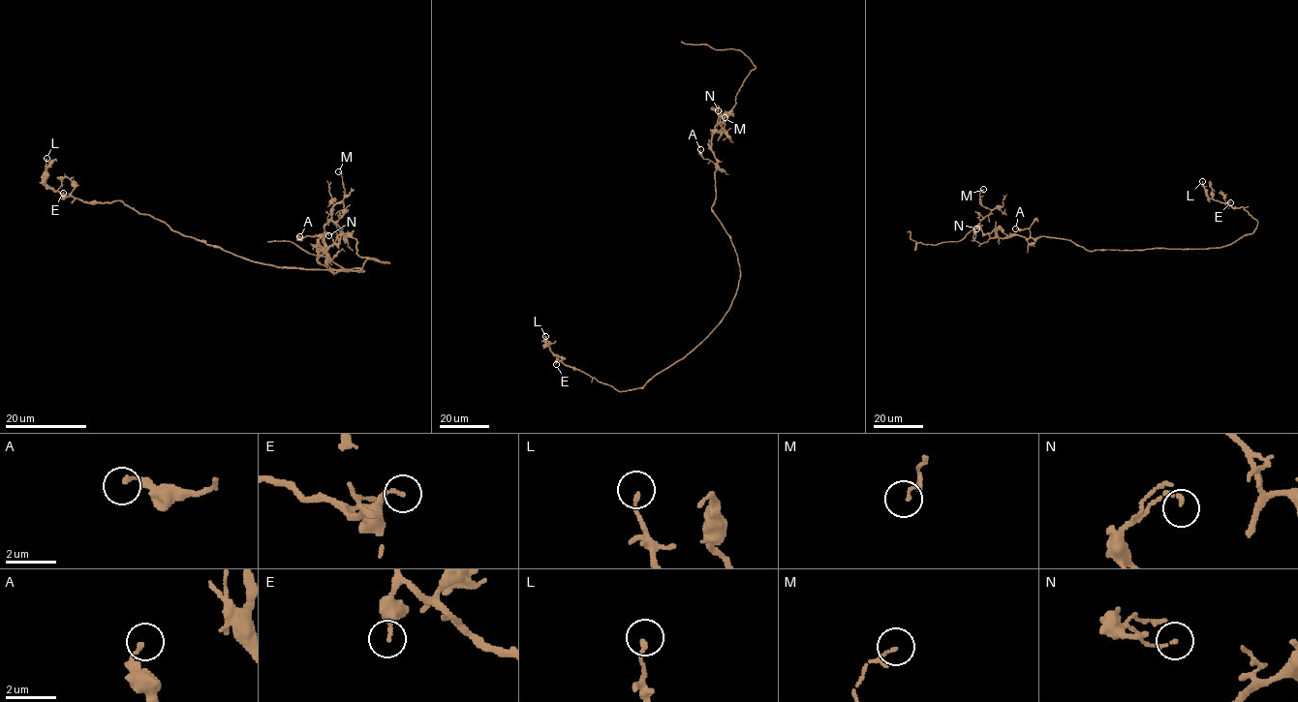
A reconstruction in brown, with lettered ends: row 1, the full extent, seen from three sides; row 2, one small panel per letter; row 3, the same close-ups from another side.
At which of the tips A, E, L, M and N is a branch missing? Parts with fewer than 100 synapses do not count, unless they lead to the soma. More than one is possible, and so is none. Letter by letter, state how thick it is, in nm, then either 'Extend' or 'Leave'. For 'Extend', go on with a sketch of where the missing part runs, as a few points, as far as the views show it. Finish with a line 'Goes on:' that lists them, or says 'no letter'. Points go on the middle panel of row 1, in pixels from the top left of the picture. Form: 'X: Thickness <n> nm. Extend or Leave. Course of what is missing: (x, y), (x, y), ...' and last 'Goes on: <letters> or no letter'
A: Thickness 160 nm. Leave
E: Thickness 200 nm. Leave
L: Thickness 170 nm. Leave
M: Thickness 70 nm. Leave
N: Thickness 140 nm. Leave
Goes on: no letter

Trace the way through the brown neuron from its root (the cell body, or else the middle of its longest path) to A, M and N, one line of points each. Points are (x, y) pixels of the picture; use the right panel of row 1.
A: (1121, 250), (1088, 251), (1066, 239), (1034, 238), (1030, 236), (1029, 228), (1015, 228)
M: (1121, 250), (1088, 251), (1069, 240), (1045, 236), (991, 237), (980, 227), (991, 211), (981, 205), (983, 189)
N: (1121, 250), (1088, 251), (1069, 240), (1045, 236), (991, 237), (979, 243), (974, 239), (976, 228)

